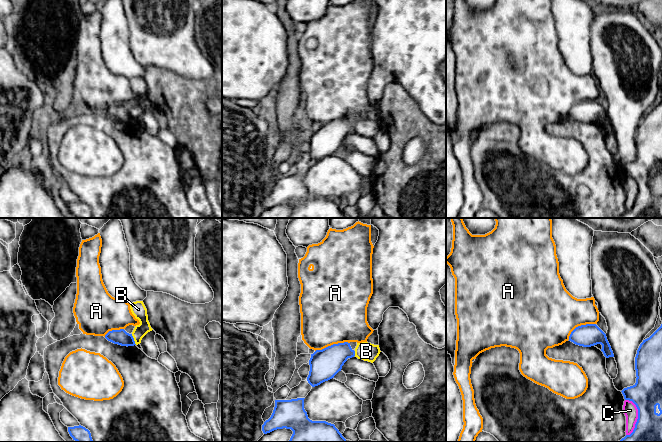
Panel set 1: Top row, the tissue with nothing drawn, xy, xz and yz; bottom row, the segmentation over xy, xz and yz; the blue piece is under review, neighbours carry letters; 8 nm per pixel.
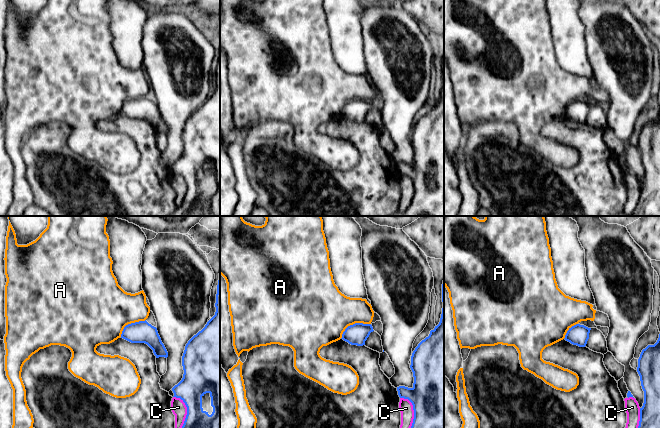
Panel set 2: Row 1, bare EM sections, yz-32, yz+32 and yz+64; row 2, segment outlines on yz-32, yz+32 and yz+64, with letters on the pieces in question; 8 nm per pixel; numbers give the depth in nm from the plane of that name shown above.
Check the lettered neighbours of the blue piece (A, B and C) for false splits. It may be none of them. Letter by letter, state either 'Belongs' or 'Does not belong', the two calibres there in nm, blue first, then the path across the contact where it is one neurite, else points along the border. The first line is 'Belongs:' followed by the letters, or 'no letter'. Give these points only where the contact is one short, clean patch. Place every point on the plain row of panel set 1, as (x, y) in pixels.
Belongs: no letter
A: Does not belong. Thickness 240 nm (blue) against 500 nm. Boundary: xz (349, 118), (333, 119), (315, 127)
B: Does not belong. Thickness 120 nm (blue) against 120 nm. Boundary: xy (131, 110), (136, 120)
C: Does not belong. Thickness 260 nm (blue) against 110 nm

